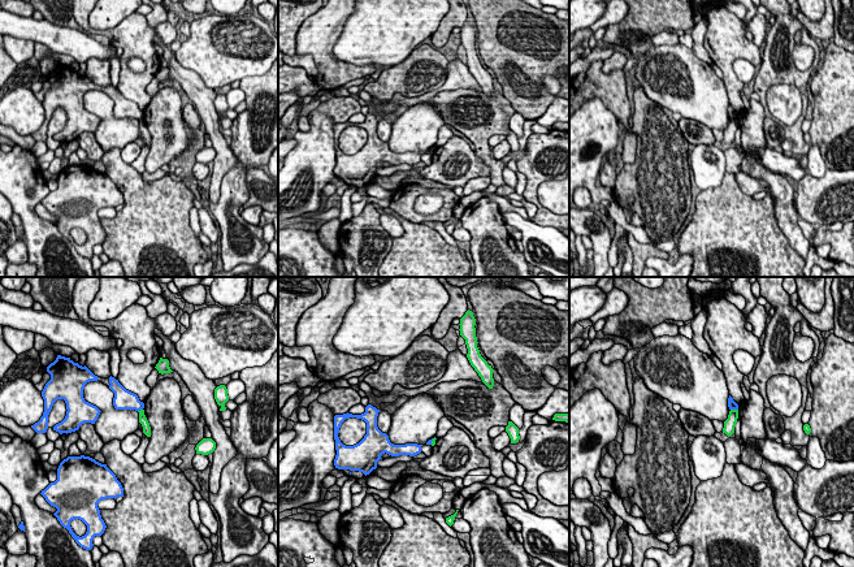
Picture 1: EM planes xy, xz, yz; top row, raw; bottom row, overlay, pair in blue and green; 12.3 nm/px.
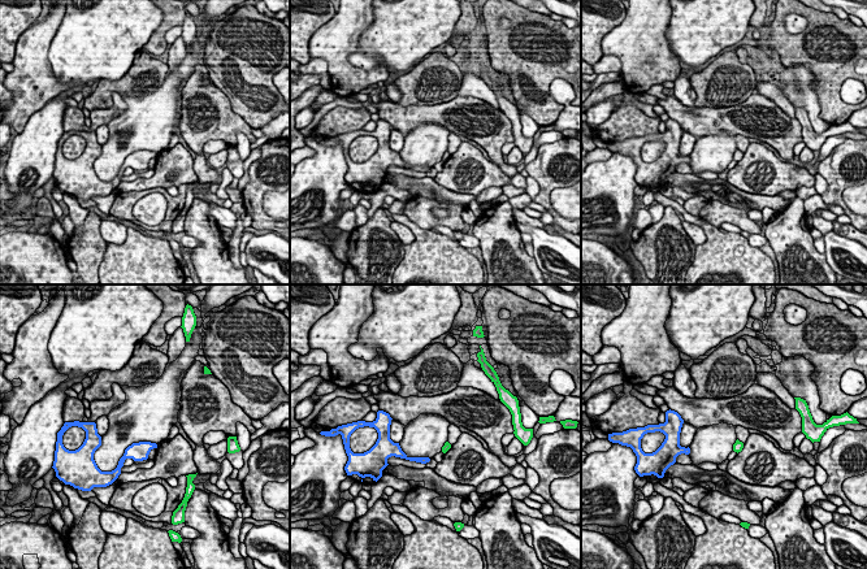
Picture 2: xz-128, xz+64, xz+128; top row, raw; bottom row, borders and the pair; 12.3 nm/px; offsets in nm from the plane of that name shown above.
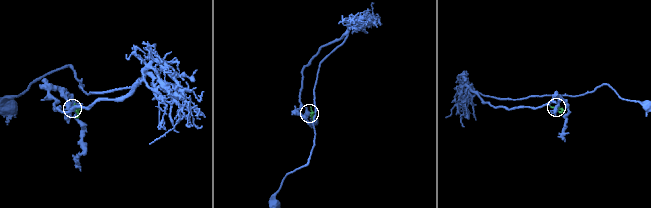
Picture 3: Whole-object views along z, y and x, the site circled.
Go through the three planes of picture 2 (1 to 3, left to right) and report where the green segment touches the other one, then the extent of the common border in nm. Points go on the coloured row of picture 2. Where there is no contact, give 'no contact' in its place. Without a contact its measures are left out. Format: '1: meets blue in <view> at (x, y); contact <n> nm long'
1: no contact
2: no contact
3: no contact

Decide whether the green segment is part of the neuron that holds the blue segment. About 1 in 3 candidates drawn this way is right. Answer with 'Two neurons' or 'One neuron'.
Two neurons

